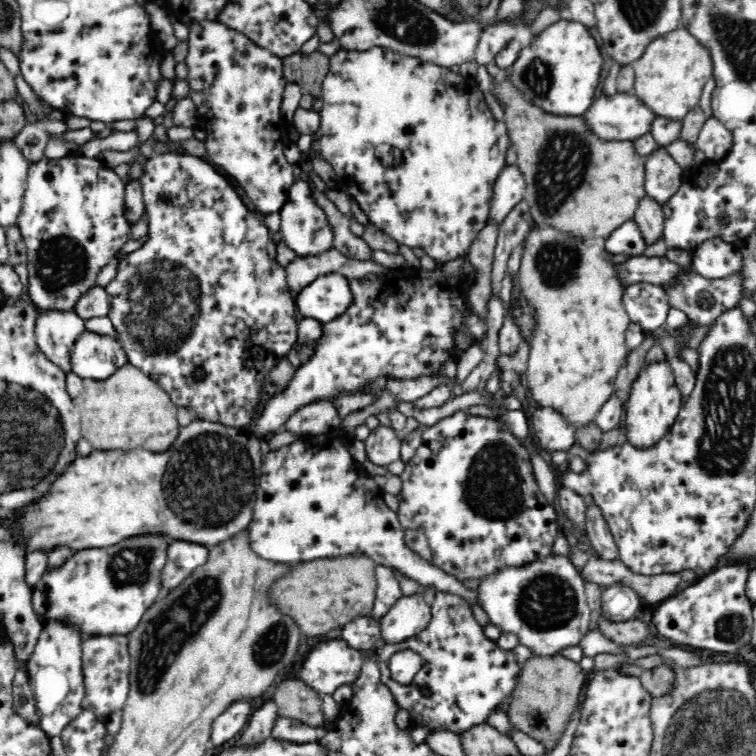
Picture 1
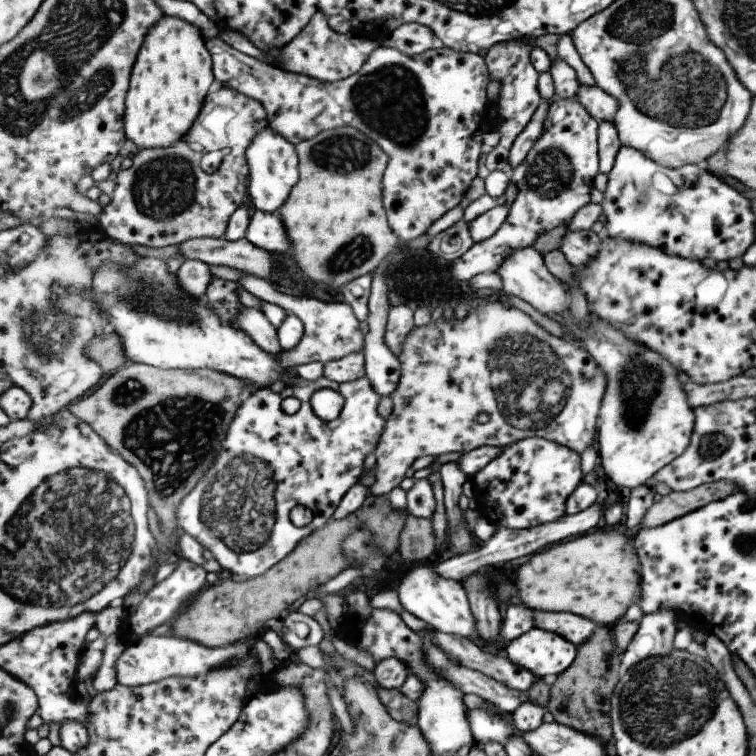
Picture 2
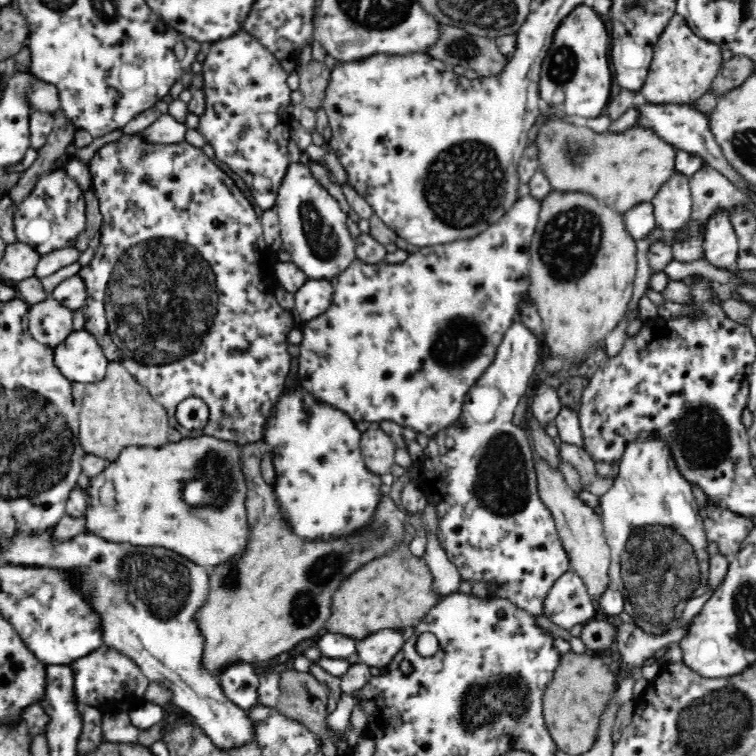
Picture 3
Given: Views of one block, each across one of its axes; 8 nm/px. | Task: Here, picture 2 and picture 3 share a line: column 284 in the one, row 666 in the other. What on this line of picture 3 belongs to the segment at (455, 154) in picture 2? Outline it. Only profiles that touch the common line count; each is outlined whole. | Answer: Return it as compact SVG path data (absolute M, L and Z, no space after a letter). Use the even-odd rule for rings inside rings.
M100 646L100 649L90 651L86 656L77 658L69 665L73 673L73 690L82 706L102 708L106 701L122 702L122 708L127 711L137 709L145 703L145 692L149 681L139 668L117 650Z

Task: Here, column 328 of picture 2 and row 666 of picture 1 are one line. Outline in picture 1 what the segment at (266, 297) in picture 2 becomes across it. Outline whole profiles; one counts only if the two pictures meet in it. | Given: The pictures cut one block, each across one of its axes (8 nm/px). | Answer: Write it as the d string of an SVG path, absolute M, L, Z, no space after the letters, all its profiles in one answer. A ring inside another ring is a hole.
M327 639L304 659L300 678L321 695L331 695L340 686L354 682L361 672L362 660L362 652L348 647L344 640Z

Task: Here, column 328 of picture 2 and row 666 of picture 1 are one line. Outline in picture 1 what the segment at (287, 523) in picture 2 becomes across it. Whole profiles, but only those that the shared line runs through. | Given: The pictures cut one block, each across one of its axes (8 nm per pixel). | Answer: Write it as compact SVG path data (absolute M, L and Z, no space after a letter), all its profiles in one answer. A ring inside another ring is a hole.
M436 592L434 599L429 600L432 618L428 627L410 638L407 642L386 645L376 654L377 663L381 672L382 683L384 683L394 703L400 710L406 710L408 716L408 728L422 728L426 726L427 734L434 734L440 730L447 730L457 735L465 734L472 730L478 724L486 724L492 714L504 712L508 714L513 704L512 694L520 682L522 676L522 664L516 660L514 650L502 650L497 640L490 640L484 634L484 628L478 620L474 619L474 610L470 604L462 597L456 594ZM400 650L412 650L422 659L422 668L416 673L410 684L404 686L395 680L392 680L389 671L390 658L400 652Z

